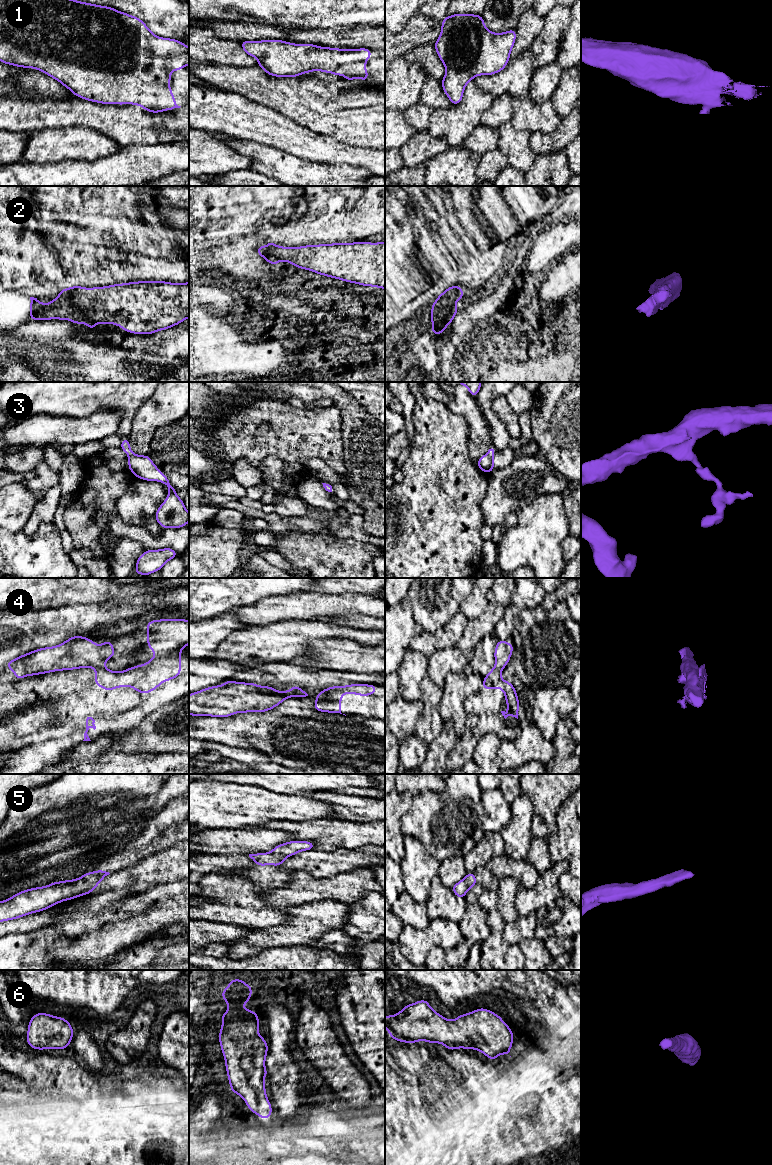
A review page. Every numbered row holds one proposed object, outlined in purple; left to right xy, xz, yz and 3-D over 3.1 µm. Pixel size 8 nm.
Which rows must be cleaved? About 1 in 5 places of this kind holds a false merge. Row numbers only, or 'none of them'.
4

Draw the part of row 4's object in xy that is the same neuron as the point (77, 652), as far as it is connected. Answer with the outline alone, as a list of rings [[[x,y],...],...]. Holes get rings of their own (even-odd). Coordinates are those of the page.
[[[76,635],[60,645],[40,648],[10,660],[6,668],[11,669],[15,674],[16,680],[18,680],[28,675],[34,676],[54,671],[73,670],[85,667],[106,669],[105,662],[114,655],[115,649],[111,640],[96,645],[93,640]]]

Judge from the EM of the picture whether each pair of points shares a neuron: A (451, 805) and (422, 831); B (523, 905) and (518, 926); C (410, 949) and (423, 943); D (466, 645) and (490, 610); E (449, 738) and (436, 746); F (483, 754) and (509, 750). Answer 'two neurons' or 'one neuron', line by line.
A: one neuron
B: two neurons
C: one neuron
D: one neuron
E: one neuron
F: two neurons

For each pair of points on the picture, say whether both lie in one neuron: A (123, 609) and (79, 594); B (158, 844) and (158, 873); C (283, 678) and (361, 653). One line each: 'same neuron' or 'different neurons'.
A: different neurons
B: different neurons
C: different neurons

